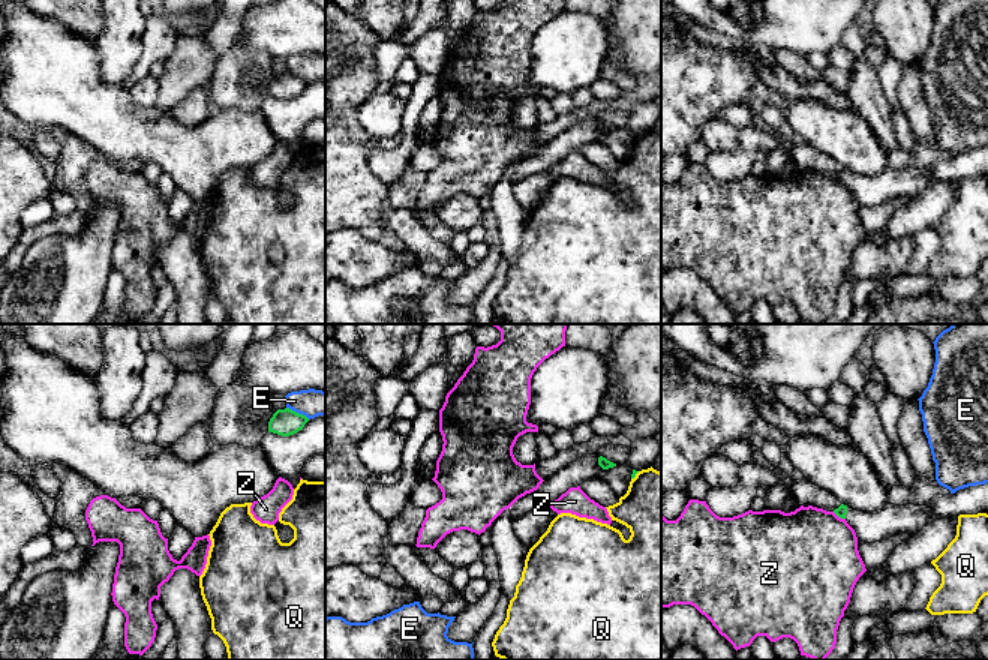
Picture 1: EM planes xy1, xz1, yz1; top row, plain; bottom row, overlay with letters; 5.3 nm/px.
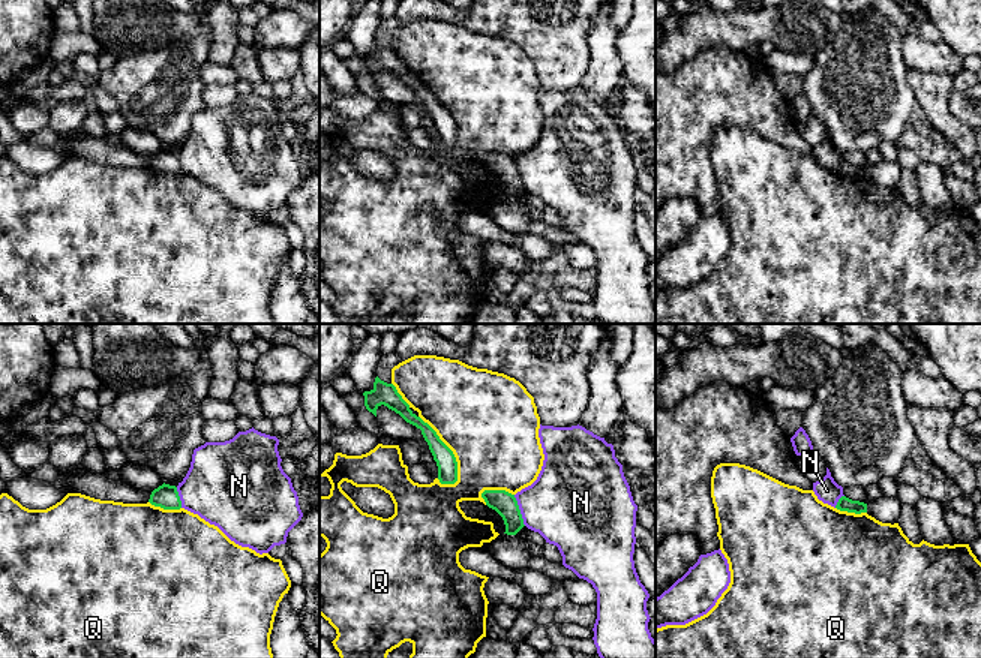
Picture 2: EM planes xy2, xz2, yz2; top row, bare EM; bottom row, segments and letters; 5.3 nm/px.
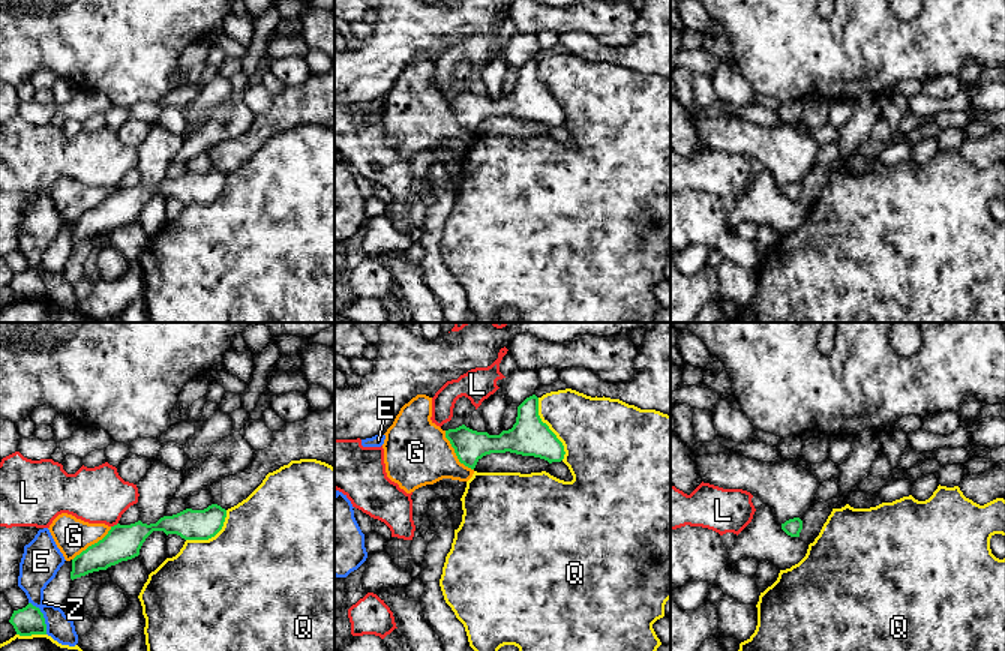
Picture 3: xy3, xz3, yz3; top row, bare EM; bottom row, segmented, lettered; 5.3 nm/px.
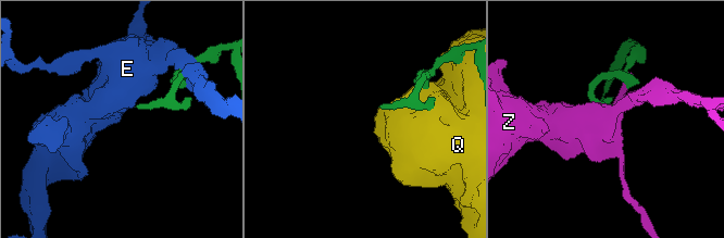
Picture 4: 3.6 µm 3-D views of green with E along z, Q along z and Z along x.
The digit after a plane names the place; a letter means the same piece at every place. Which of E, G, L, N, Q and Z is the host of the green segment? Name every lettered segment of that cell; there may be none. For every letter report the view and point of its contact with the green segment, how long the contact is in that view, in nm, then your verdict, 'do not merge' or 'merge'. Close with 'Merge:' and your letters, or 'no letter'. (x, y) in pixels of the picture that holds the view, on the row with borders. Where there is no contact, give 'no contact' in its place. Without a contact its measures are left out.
E: contact xy3 (42, 617); length 200 nm; do not merge
G: contact xz3 (455, 452); length 260 nm; do not merge
L: contact xy3 (114, 525); length 50 nm; do not merge
N: contact xz2 (519, 510); length 180 nm; do not merge
Q: contact xz2 (450, 450); length 420 nm; do not merge
Z: contact yz1 (838, 516); length 80 nm; do not merge
Merge: no letter

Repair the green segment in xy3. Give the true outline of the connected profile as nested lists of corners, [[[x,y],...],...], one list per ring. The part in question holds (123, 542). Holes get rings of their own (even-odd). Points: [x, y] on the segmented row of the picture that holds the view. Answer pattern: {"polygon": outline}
{"polygon": [[[212,504],[204,510],[186,508],[172,516],[164,516],[156,524],[114,525],[98,543],[88,546],[72,560],[70,579],[86,576],[93,572],[106,570],[122,561],[140,555],[140,549],[153,531],[177,534],[184,540],[208,540],[224,526],[226,510]]]}

